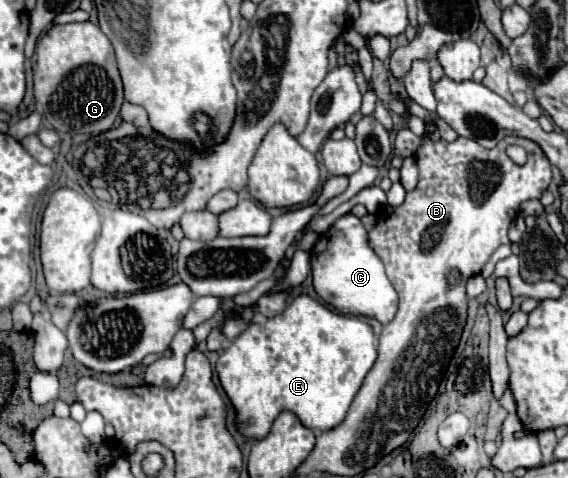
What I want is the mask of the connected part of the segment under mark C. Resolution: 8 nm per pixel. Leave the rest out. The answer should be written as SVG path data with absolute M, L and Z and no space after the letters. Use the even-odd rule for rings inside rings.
M354 215L340 217L312 247L312 277L314 289L324 303L344 315L362 315L390 323L398 309L398 295L392 283L386 279L382 259L368 243L368 231Z

